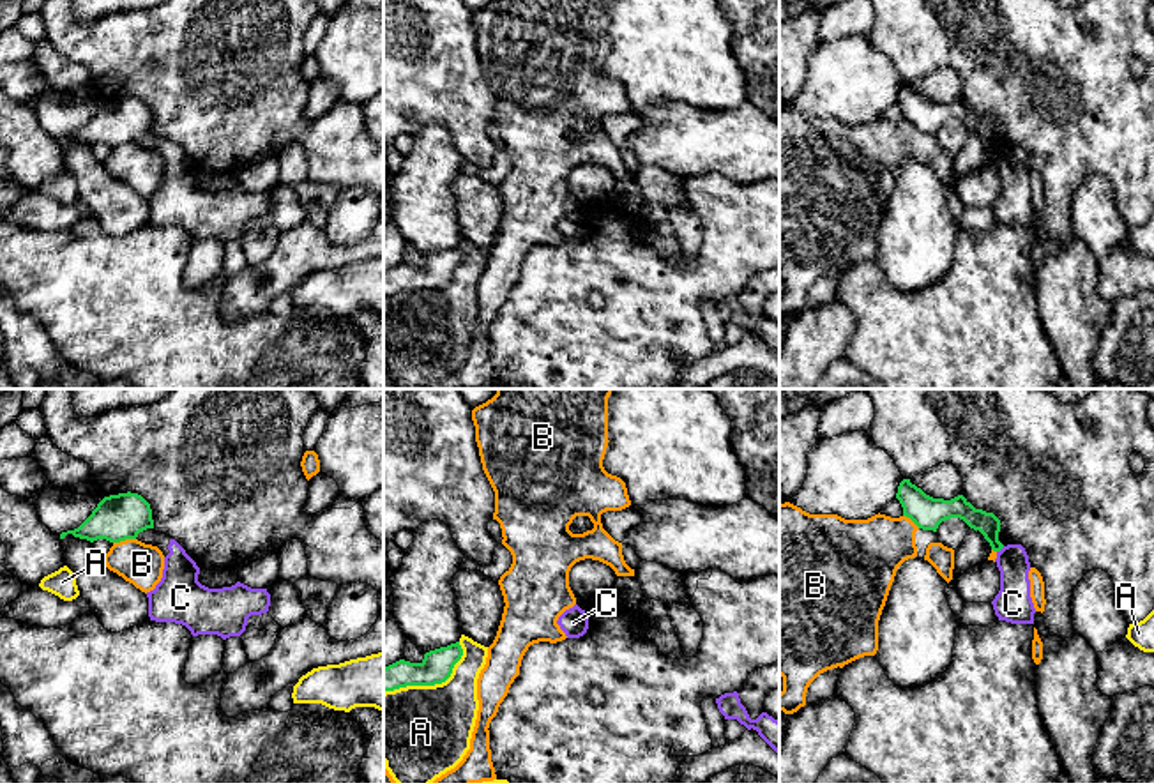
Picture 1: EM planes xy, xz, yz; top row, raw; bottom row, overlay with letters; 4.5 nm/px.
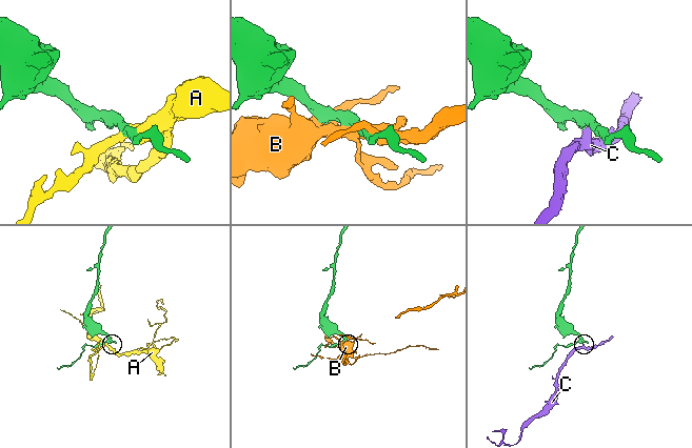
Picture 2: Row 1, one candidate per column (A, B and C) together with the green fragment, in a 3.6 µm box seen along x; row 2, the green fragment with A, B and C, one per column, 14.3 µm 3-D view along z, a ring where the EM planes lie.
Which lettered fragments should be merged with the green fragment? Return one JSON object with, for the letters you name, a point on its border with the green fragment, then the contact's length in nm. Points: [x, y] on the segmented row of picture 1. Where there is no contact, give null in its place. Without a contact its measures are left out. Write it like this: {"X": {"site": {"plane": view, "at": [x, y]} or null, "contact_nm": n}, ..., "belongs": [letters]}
{"belongs": []}

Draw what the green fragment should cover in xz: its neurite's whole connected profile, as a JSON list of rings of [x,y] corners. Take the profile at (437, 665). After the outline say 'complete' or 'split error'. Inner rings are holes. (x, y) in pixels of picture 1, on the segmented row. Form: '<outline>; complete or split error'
[[[459,642],[424,654],[421,663],[399,659],[383,668],[383,693],[406,686],[435,686],[445,682],[461,659]]]; complete

